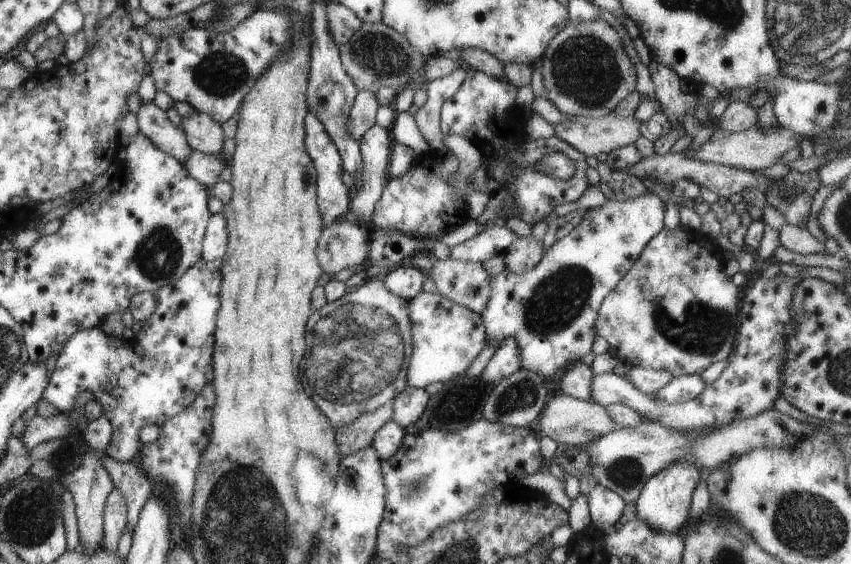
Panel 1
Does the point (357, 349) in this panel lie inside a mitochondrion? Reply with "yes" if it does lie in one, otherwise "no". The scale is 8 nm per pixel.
yes

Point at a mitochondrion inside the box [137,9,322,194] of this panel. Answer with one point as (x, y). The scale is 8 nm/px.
(220, 75)

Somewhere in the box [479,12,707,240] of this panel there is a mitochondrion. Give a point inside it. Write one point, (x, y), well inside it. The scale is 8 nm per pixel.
(585, 68)

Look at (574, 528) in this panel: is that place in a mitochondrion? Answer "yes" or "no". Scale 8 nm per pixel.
no

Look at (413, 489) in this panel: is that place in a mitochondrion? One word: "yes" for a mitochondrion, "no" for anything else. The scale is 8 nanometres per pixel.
yes

